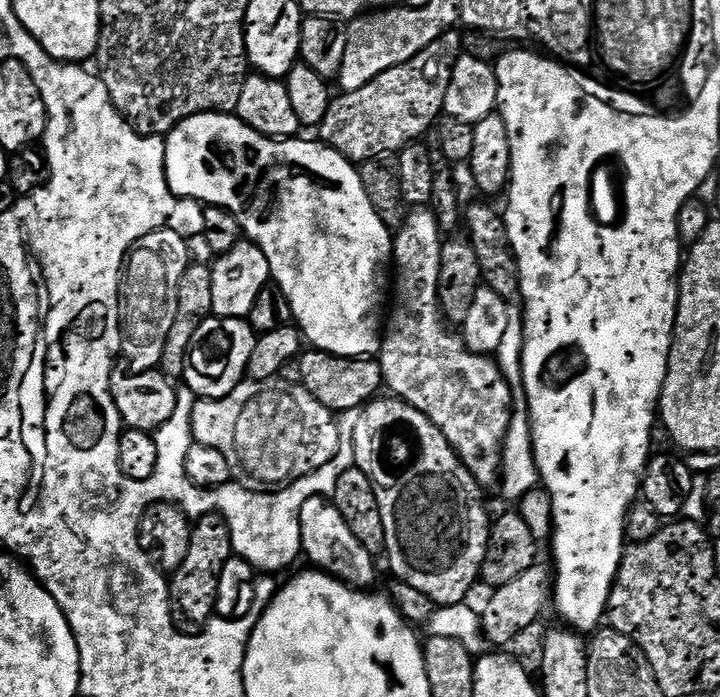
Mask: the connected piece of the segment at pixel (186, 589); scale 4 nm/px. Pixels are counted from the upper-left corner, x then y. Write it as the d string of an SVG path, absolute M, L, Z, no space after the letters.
M211 515L195 521L186 558L182 558L178 570L171 573L168 584L168 599L172 602L172 621L176 631L184 635L198 635L214 616L218 578L222 574L222 566L233 554L228 525L223 520Z

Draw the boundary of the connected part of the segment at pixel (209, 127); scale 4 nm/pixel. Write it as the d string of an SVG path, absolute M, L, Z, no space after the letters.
M203 112L197 116L191 116L183 120L176 129L168 133L164 141L164 169L170 190L175 196L185 200L199 200L205 206L224 208L240 224L241 233L252 243L257 244L266 254L266 262L270 262L272 280L275 287L282 290L286 302L290 302L290 310L295 327L302 333L303 339L308 340L313 349L329 352L335 356L355 356L357 358L372 358L380 351L382 339L382 312L380 307L385 307L386 296L380 293L380 283L384 280L384 271L389 271L392 259L392 245L394 243L393 229L388 229L385 217L370 202L370 194L366 194L366 186L360 177L359 167L353 161L338 150L329 148L323 142L315 139L289 138L286 140L274 140L270 136L258 134L250 126L240 121L240 117L226 112Z

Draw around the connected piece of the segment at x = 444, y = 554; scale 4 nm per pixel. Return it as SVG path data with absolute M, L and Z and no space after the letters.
M373 398L369 400L363 408L355 413L354 423L352 424L352 445L354 446L355 467L360 468L362 474L366 474L366 478L370 478L370 482L374 485L374 494L378 498L378 510L382 510L382 530L386 530L383 555L388 556L388 568L396 575L395 579L399 583L414 586L414 590L426 594L426 598L430 598L433 605L463 604L469 599L467 597L468 591L475 584L478 584L480 580L480 567L486 558L486 550L488 549L490 515L488 516L483 504L476 497L478 488L473 481L472 475L460 463L456 451L446 442L442 430L438 430L438 426L434 426L434 422L430 422L430 418L426 418L426 414L414 410L414 406L410 406L404 400L395 398L380 399Z

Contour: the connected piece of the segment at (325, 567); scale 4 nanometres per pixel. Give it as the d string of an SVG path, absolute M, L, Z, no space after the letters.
M315 496L302 506L300 533L302 534L300 547L306 560L308 556L309 562L312 563L309 565L313 569L327 572L352 588L368 590L373 587L371 584L376 580L376 564L372 561L375 560L374 554L366 550L366 546L358 542L358 538L354 538L350 526L346 526L346 518L342 518L342 514L331 499Z

